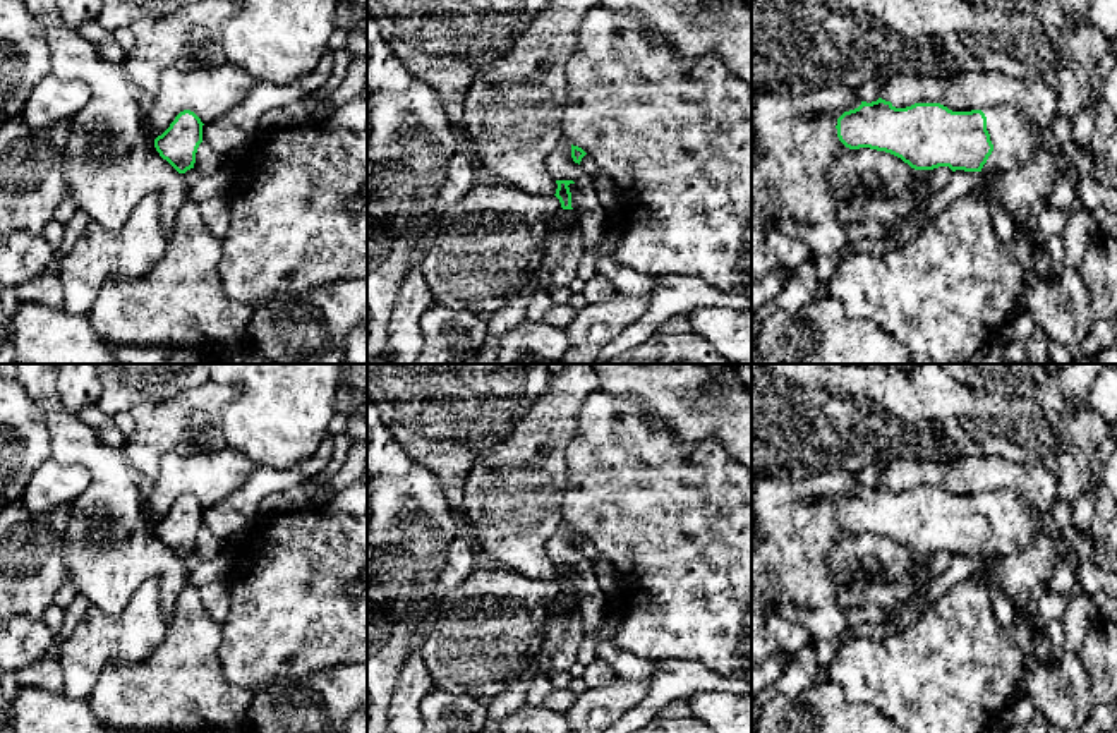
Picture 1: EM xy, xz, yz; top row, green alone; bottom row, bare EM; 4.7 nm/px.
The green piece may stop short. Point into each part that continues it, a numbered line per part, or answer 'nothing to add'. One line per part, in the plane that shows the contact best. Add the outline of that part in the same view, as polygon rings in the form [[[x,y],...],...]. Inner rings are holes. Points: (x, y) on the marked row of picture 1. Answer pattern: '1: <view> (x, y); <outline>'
1: yz (1011, 131); [[[1016,105],[985,108],[987,130],[993,144],[993,151],[981,168],[983,175],[1014,170],[1031,161],[1040,146],[1035,141],[1038,127]]]

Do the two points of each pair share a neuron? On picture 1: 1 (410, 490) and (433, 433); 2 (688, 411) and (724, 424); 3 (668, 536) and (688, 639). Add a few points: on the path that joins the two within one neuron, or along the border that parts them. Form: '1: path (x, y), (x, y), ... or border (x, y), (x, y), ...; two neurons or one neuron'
1: border (392, 436), (409, 457), (428, 467), (445, 484); two neurons
2: path (697, 417), (716, 417); one neuron
3: path (683, 562), (683, 572), (692, 581), (692, 613); one neuron

